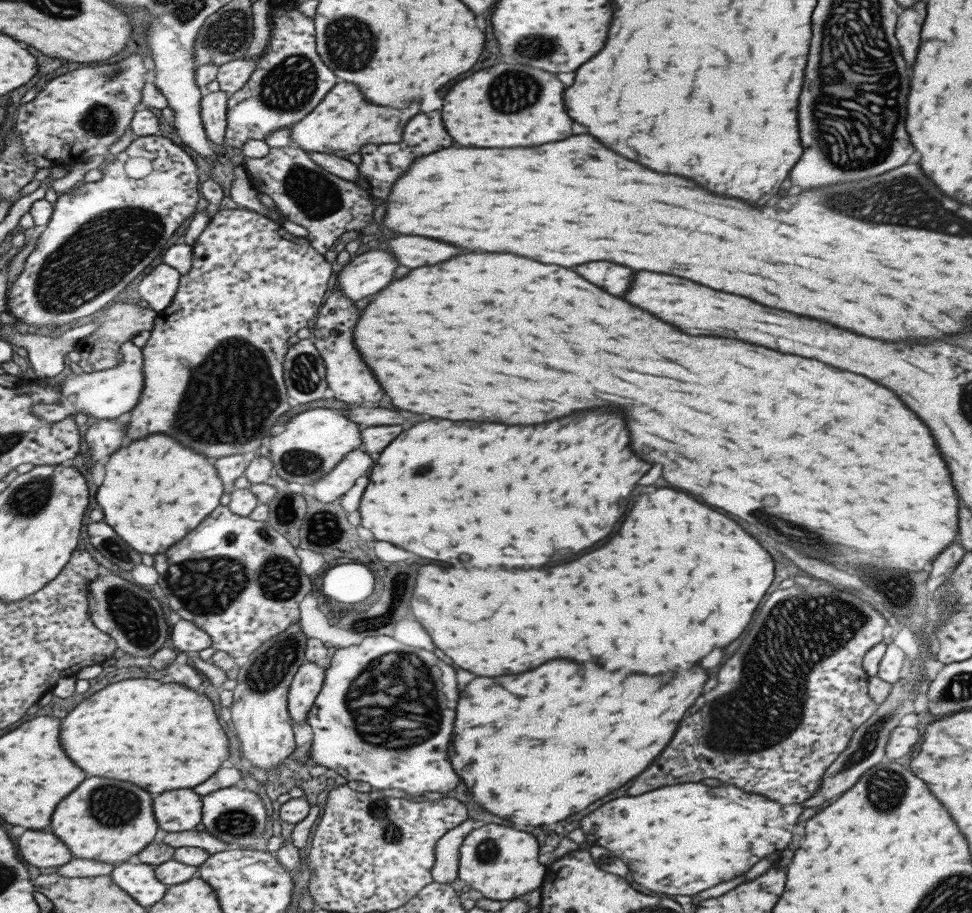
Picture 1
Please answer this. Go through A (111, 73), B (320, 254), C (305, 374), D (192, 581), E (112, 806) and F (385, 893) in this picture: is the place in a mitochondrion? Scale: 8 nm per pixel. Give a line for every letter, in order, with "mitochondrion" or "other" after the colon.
A: mitochondrion
B: other
C: mitochondrion
D: mitochondrion
E: mitochondrion
F: other

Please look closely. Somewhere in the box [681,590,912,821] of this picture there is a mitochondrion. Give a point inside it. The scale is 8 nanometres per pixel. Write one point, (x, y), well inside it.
(885, 789)

